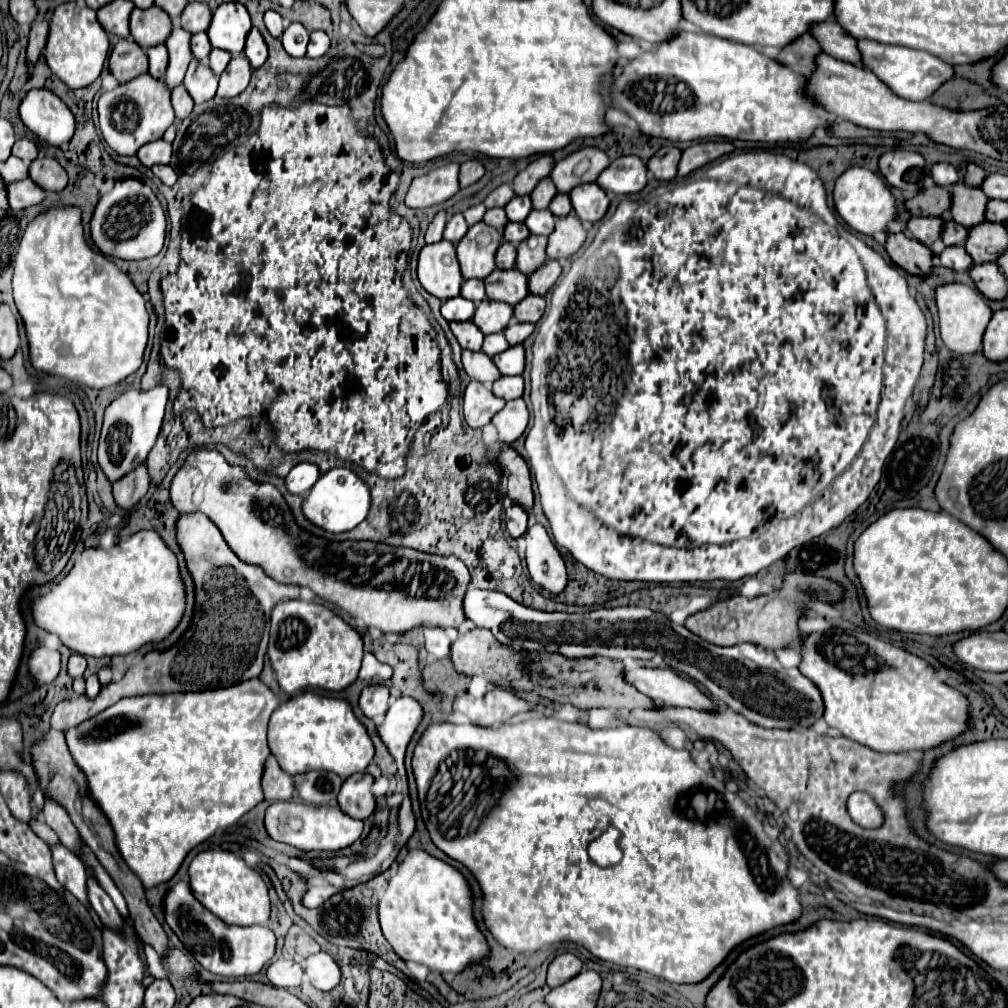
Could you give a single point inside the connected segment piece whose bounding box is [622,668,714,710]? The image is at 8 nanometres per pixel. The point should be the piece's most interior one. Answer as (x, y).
(664, 686)

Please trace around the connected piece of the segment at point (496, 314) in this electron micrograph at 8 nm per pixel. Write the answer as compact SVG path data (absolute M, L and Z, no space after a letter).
M484 298L478 304L478 308L472 316L472 322L482 330L482 334L494 334L494 332L502 332L508 326L510 318L512 318L510 304Z

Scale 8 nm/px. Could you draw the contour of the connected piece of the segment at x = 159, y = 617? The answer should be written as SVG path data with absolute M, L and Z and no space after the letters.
M140 530L126 540L120 540L112 550L90 548L74 562L74 568L56 584L48 594L32 604L34 622L60 636L60 640L76 654L82 656L122 656L140 650L150 642L168 638L184 618L186 610L186 584L180 574L178 558L168 544L152 530Z

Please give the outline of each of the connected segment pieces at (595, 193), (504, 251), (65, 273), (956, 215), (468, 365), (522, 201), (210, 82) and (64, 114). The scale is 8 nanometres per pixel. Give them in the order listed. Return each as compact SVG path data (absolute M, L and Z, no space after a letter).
M596 182L576 186L570 192L570 202L572 202L572 208L574 208L576 216L580 220L588 220L588 222L600 220L606 214L608 204L610 204L606 192Z
M502 242L500 250L496 252L496 268L508 270L514 266L514 262L516 262L516 246L510 242Z
M50 208L28 224L14 260L14 302L26 328L30 362L38 372L102 390L122 382L140 368L148 342L144 298L126 274L86 244L78 208Z
M958 180L956 184L950 186L950 194L952 194L950 206L952 220L956 220L966 228L984 222L984 208L988 198L980 188L972 188L962 180Z
M462 350L462 366L464 366L464 372L470 378L474 378L474 380L478 380L478 382L482 382L486 386L490 386L496 378L500 378L500 372L494 366L492 358L486 356L484 352Z
M516 196L512 198L512 202L508 202L508 206L504 206L504 212L512 222L522 222L530 210L532 210L530 196Z
M192 60L184 78L184 86L188 94L192 96L194 104L208 102L216 96L216 86L218 86L218 76L212 74L206 62Z
M30 90L20 104L24 126L50 146L68 144L74 136L74 114L50 90Z

